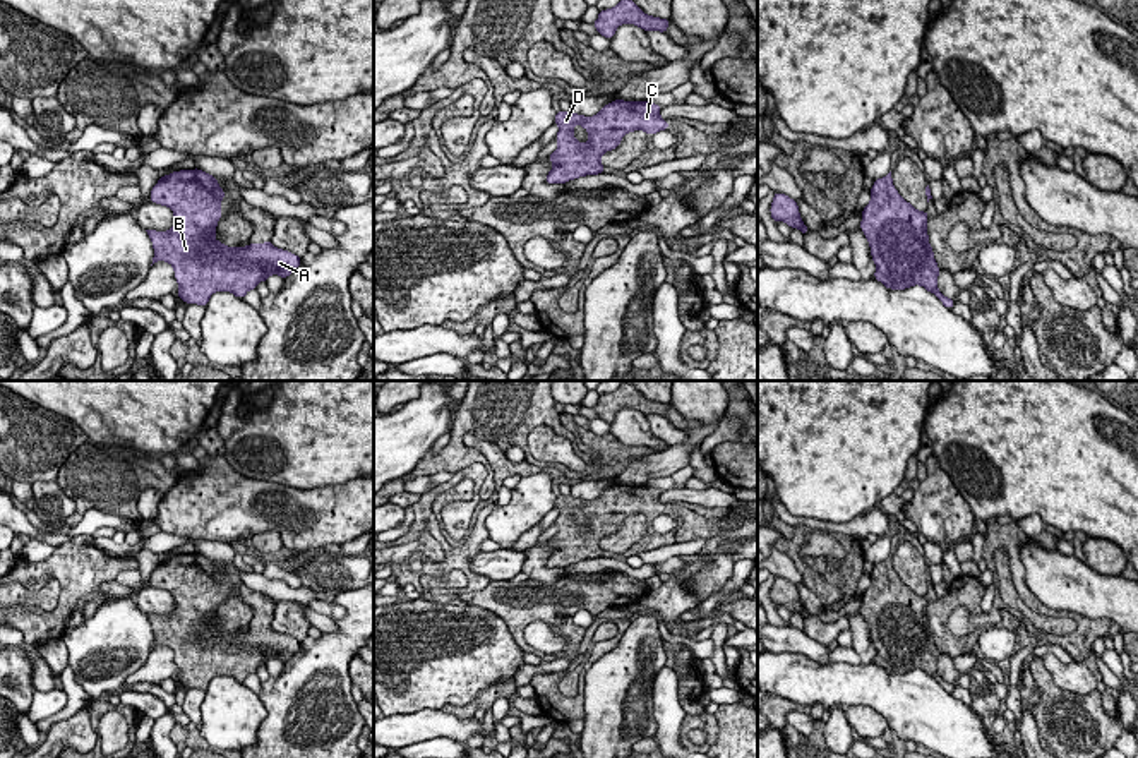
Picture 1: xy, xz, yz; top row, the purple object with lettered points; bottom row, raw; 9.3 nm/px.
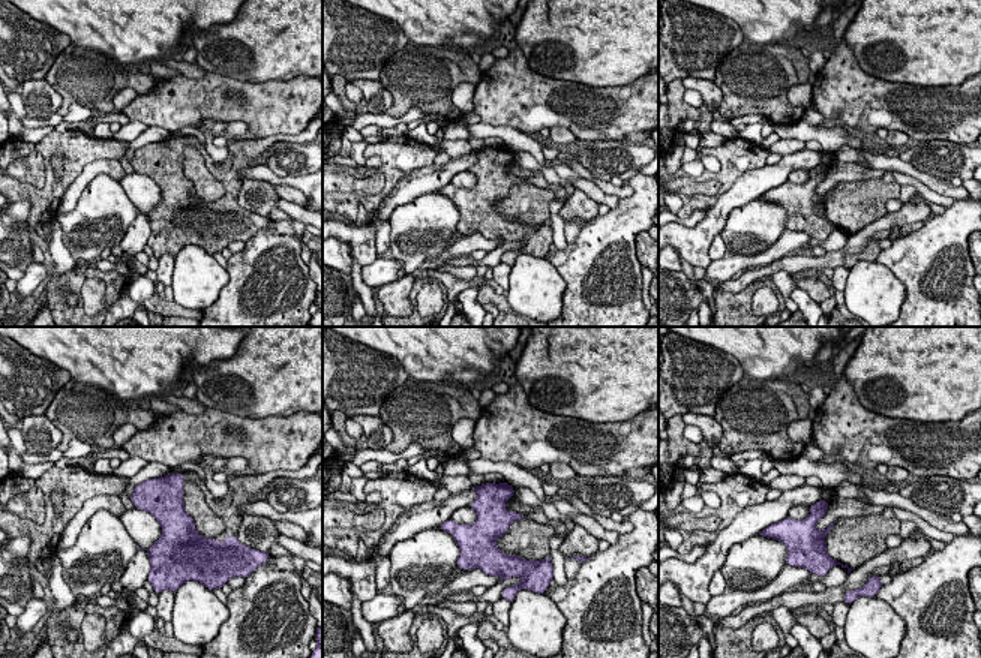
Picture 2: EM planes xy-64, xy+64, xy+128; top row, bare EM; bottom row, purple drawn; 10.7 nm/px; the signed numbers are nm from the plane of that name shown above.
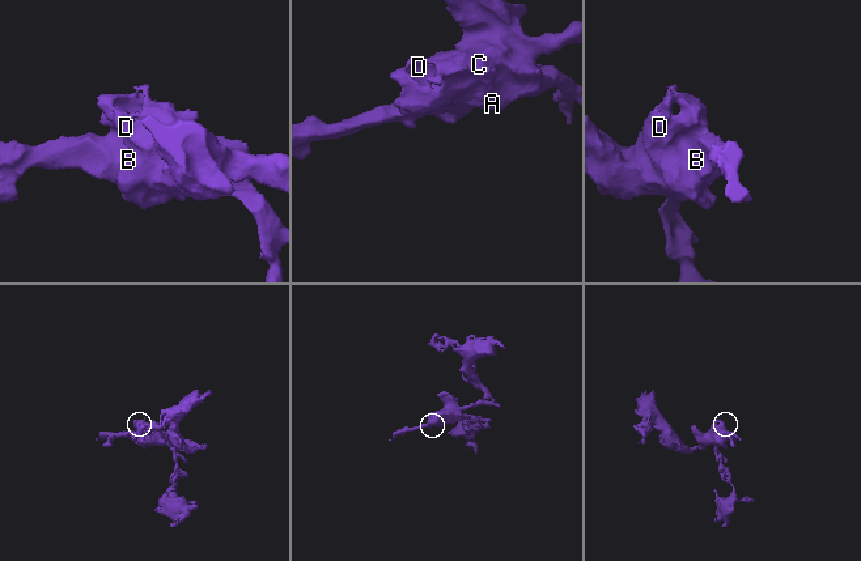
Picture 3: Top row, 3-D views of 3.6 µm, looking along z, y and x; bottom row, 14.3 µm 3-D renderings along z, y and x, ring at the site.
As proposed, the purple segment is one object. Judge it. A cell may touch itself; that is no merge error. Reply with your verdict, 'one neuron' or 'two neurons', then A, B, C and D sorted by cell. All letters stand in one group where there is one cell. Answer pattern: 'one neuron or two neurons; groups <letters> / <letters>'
one neuron; groups A B C D

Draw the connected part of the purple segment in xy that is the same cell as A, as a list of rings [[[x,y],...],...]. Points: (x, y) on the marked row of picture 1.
[[[180,170],[163,175],[151,190],[149,201],[173,211],[171,230],[146,230],[154,249],[153,264],[170,262],[180,286],[178,298],[206,307],[216,292],[243,298],[259,281],[271,274],[288,278],[302,257],[264,244],[226,247],[214,238],[221,220],[225,190],[218,178],[199,170]]]

